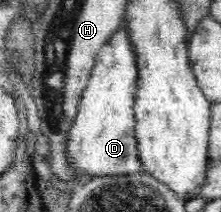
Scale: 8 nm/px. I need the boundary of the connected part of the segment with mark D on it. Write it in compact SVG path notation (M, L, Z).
M122 27L109 38L98 51L94 68L66 138L66 156L78 174L114 176L140 172L135 137L135 98L137 92L138 67L134 45Z

